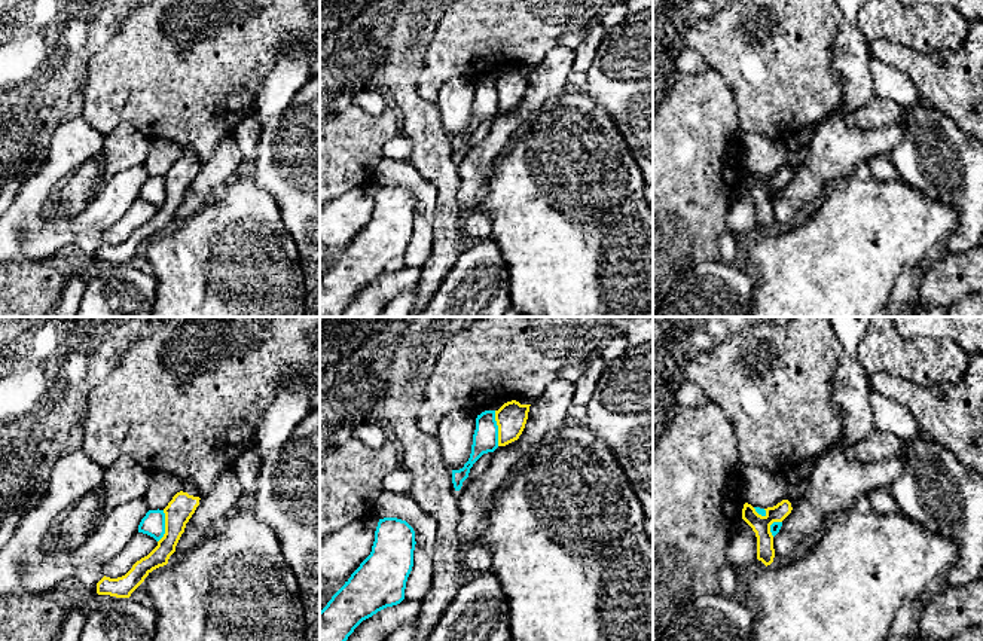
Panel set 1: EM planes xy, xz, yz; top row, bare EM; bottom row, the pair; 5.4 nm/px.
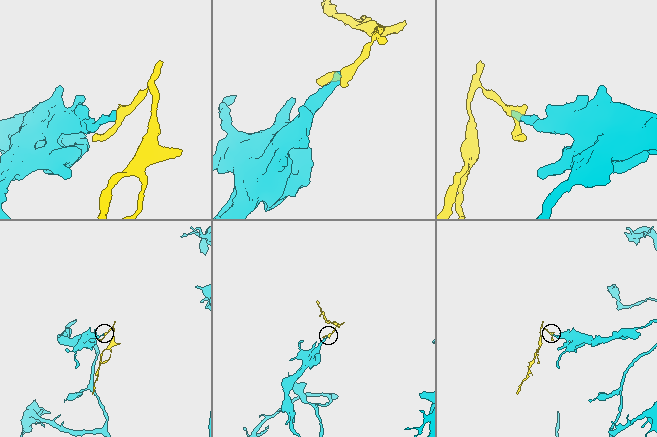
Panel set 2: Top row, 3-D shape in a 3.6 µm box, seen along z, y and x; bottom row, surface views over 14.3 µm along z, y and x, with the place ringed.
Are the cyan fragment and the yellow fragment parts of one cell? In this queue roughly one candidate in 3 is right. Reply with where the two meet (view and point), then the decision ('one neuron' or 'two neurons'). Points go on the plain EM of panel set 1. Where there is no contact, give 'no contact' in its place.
xz (497, 95) | two neurons

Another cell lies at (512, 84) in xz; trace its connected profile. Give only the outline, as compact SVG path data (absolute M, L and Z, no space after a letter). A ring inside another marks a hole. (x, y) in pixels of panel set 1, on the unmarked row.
M512 67L495 77L498 113L506 113L519 106L528 86L529 73Z

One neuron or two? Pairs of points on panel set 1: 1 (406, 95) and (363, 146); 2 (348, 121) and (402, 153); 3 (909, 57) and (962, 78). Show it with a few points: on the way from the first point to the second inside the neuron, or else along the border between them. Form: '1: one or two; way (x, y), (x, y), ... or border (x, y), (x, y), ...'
1: two; border (391, 106), (396, 110), (400, 133)
2: two; border (399, 133), (384, 146), (382, 156)
3: one; way (922, 67), (949, 78)

